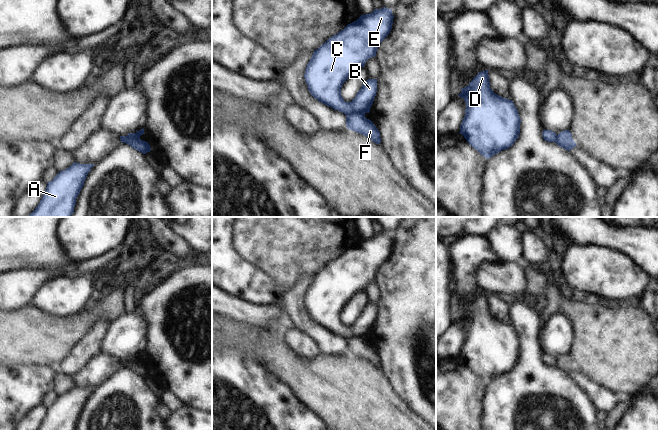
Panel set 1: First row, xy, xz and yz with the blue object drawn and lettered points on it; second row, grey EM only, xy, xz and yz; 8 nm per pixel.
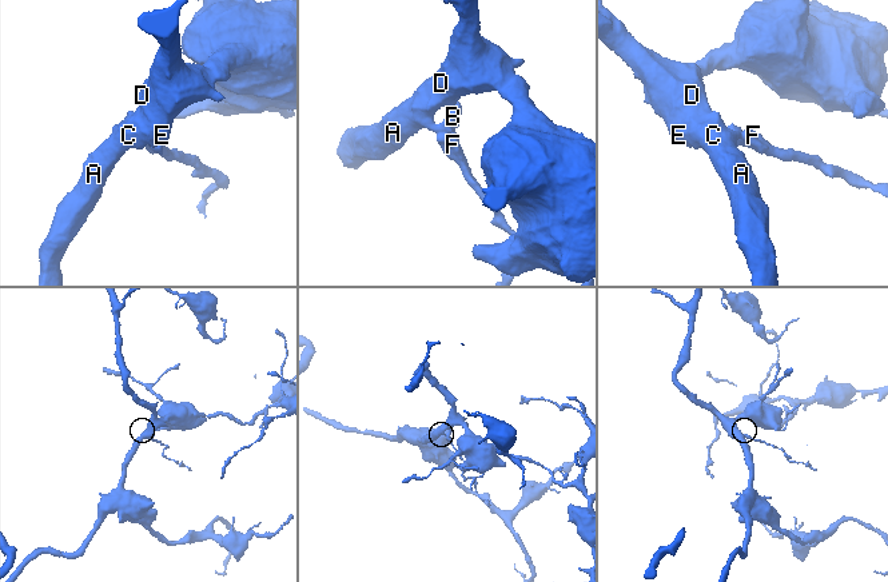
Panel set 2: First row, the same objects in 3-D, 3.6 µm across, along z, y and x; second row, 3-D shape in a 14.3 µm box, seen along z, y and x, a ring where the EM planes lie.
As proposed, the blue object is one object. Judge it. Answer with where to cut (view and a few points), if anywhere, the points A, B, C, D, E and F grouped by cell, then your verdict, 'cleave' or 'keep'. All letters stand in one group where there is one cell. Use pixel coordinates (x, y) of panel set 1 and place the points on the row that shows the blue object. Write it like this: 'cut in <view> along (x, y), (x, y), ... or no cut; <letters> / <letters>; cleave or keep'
cut in xy along (139, 139), (127, 136), (123, 142); A B C D E / F; cleave

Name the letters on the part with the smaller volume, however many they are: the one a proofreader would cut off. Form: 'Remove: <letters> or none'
Remove: F

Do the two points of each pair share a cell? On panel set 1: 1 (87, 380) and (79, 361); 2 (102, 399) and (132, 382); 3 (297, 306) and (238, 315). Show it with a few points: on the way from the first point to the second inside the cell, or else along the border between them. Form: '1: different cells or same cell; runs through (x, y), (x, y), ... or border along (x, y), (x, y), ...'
1: different cells; border along (100, 354), (96, 354), (72, 376)
2: same cell; runs through (109, 399), (115, 399), (125, 389)
3: different cells; border along (282, 306), (286, 312)

